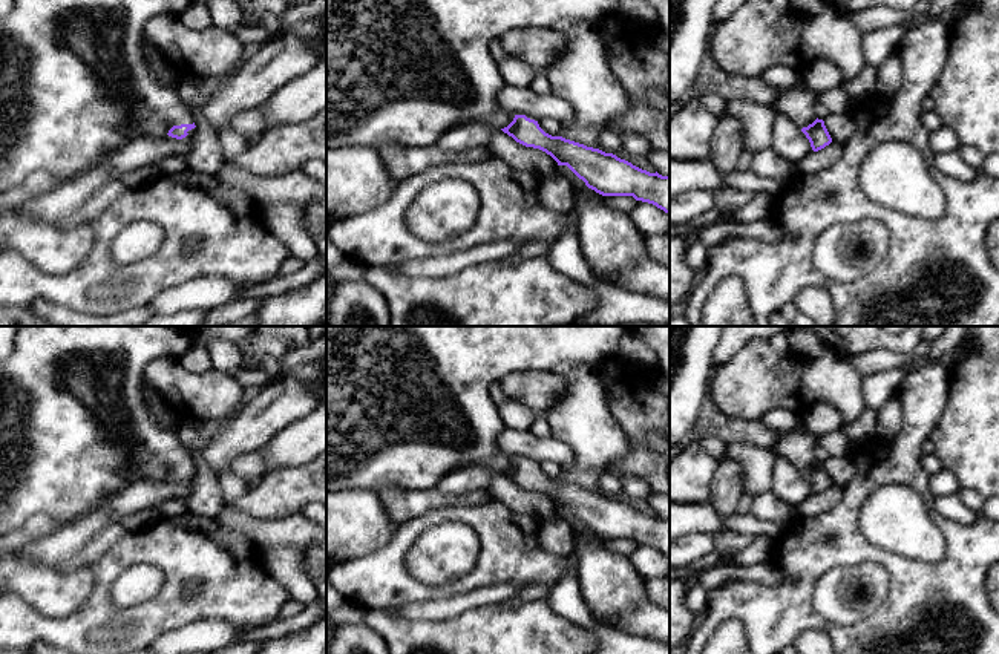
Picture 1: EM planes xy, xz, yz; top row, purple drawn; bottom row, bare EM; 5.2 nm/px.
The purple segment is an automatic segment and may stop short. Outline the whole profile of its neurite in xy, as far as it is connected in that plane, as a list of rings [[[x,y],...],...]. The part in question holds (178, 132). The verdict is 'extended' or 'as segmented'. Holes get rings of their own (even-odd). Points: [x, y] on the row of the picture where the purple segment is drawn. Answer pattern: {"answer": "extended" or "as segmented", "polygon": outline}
{"answer": "extended", "polygon": [[[15,0],[14,8],[8,15],[0,15],[0,191],[8,191],[11,188],[20,187],[32,173],[44,172],[57,179],[70,179],[78,173],[84,172],[92,162],[98,161],[103,155],[107,155],[123,146],[126,141],[135,136],[172,136],[176,139],[185,138],[188,130],[195,129],[195,121],[190,113],[188,106],[185,106],[176,87],[162,83],[153,70],[147,51],[147,37],[144,32],[146,23],[161,14],[178,12],[190,6],[193,0]]]}

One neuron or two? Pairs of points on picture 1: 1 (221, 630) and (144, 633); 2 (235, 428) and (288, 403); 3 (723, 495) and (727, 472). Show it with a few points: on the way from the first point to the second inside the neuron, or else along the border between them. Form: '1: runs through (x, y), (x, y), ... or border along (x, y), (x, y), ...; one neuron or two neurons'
1: border along (203, 619), (169, 630), (158, 637); two neurons
2: runs through (248, 428), (275, 408); one neuron
3: runs through (727, 489), (727, 478); one neuron

